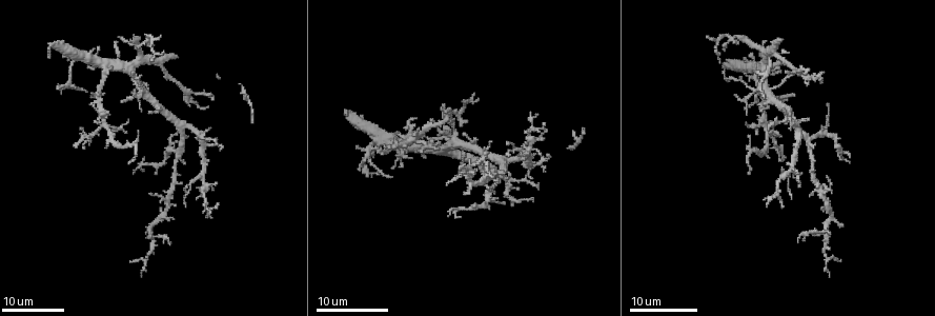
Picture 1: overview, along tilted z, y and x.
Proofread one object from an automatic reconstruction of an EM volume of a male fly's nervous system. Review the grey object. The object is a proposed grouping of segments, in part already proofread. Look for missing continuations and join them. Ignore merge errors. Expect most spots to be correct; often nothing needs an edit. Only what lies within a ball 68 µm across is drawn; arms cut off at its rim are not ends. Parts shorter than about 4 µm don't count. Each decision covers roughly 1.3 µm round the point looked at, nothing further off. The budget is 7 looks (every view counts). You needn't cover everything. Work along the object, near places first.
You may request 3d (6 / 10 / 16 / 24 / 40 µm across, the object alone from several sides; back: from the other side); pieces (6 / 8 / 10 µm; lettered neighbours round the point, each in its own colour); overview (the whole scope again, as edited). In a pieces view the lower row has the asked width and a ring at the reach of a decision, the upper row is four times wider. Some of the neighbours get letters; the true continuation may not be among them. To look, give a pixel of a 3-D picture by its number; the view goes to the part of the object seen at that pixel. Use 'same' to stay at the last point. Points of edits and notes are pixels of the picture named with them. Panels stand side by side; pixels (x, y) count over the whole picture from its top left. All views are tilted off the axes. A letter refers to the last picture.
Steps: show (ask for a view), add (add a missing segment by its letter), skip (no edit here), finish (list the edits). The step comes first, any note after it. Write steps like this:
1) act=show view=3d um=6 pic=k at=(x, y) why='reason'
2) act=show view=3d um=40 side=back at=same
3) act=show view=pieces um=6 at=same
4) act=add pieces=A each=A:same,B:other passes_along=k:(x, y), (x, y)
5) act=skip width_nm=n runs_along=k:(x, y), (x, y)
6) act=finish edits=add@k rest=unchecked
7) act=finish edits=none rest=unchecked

act=show view=3d um=16 pic=1 at=(784, 158) why='free end'

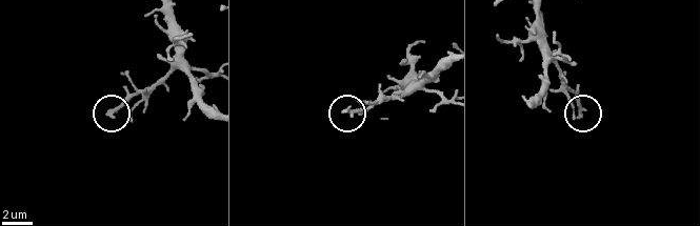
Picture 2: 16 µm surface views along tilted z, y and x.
act=show view=pieces um=10 pic=2 at=(581, 117)

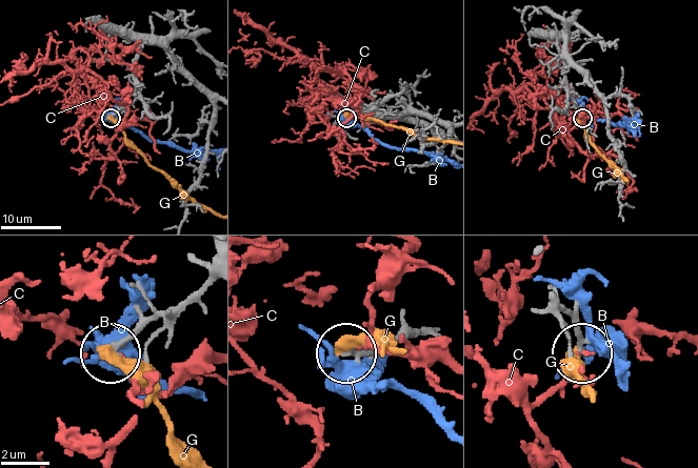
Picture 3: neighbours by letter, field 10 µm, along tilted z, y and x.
act=skip each=B:other,C:other,G:other runs_along=3:(211, 271), (193, 292), (110, 350) found='none of them fits'

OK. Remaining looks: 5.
act=show view=3d um=16 pic=1 at=(433, 119) why='branch stops here'

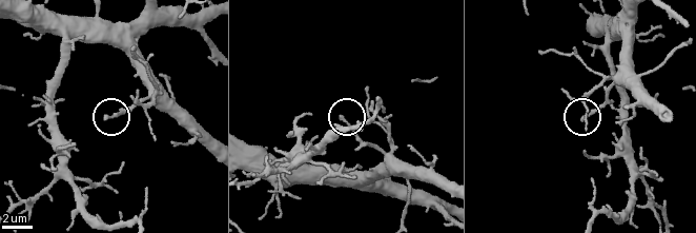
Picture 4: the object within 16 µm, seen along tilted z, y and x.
act=show view=pieces um=6 pic=4 at=(106, 116) why='see the neighbours'

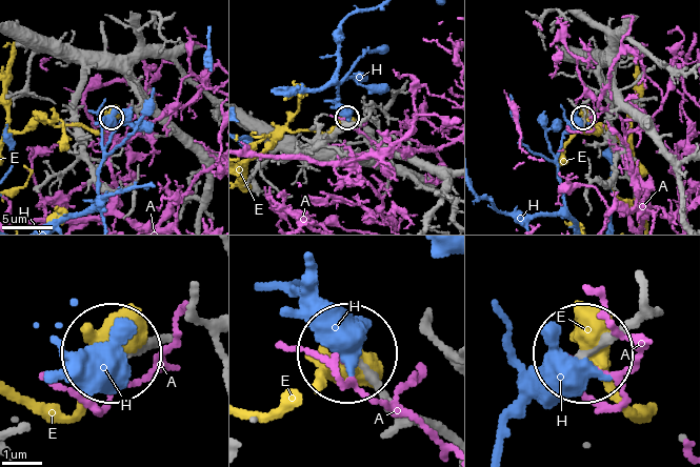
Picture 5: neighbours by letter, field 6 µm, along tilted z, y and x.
act=skip each=A:other,E:other,H:other runs_along=5:(639, 310), (581, 351) found='no lettered segment goes on from it'

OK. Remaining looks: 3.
act=show view=3d um=16 pic=1 at=(223, 149) why='thin end'

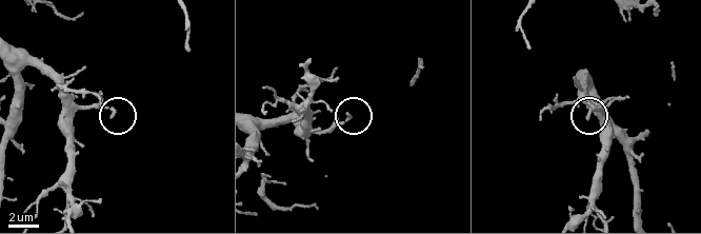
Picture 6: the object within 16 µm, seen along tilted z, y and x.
act=show view=pieces um=8 pic=6 at=(111, 116) why='see the neighbours'

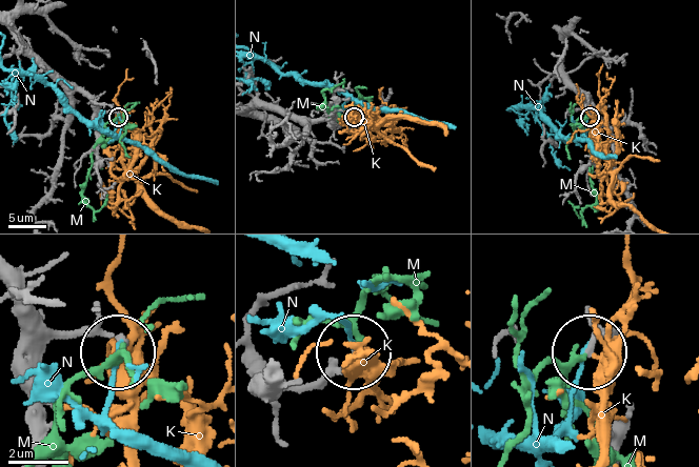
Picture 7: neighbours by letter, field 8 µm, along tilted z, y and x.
act=skip each=K:other,M:other,N:other found='no lettered segment goes on from it'

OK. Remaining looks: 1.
act=finish edits=none rest=unchecked

